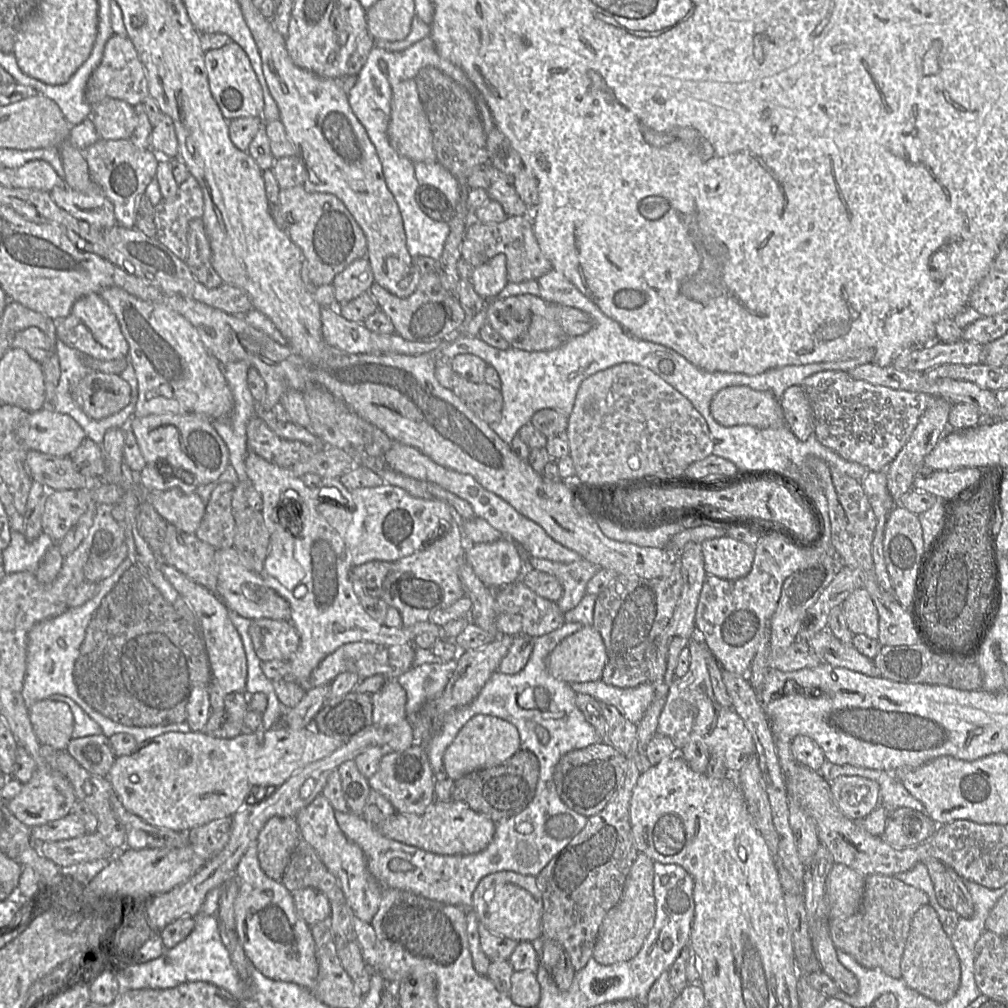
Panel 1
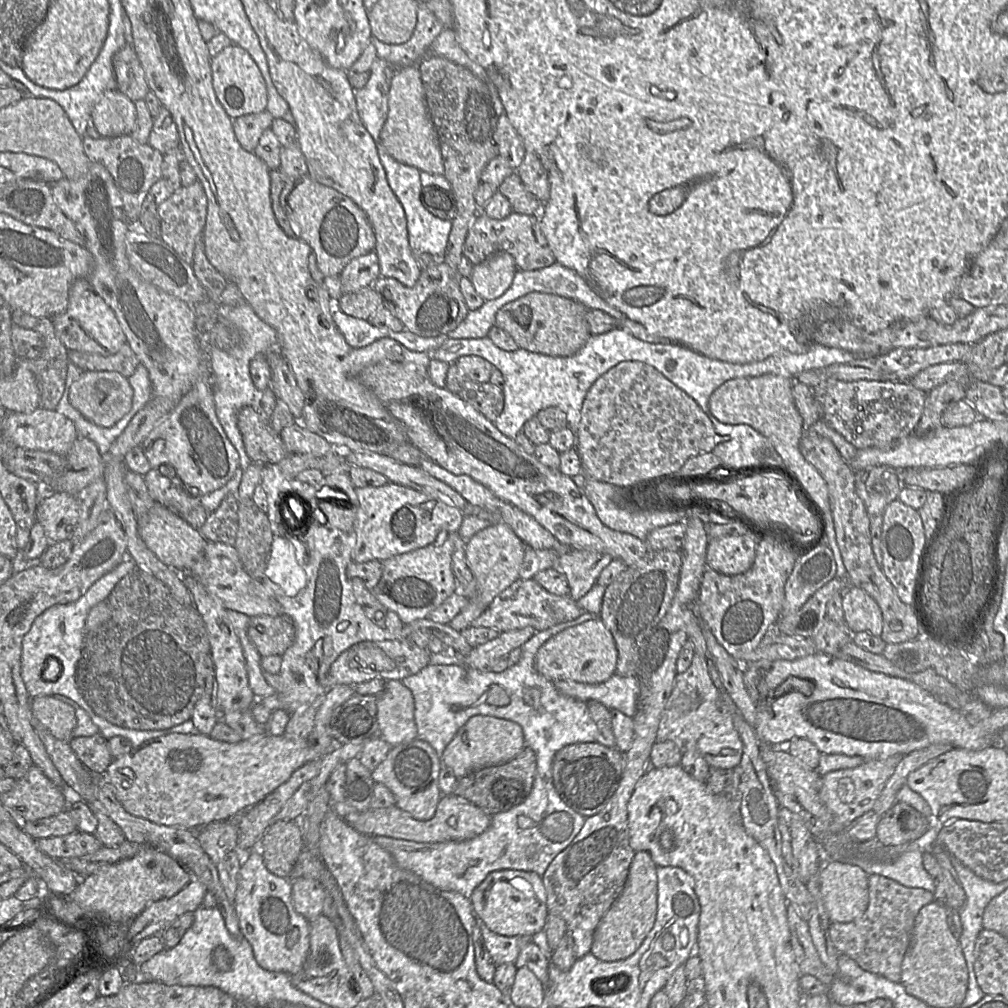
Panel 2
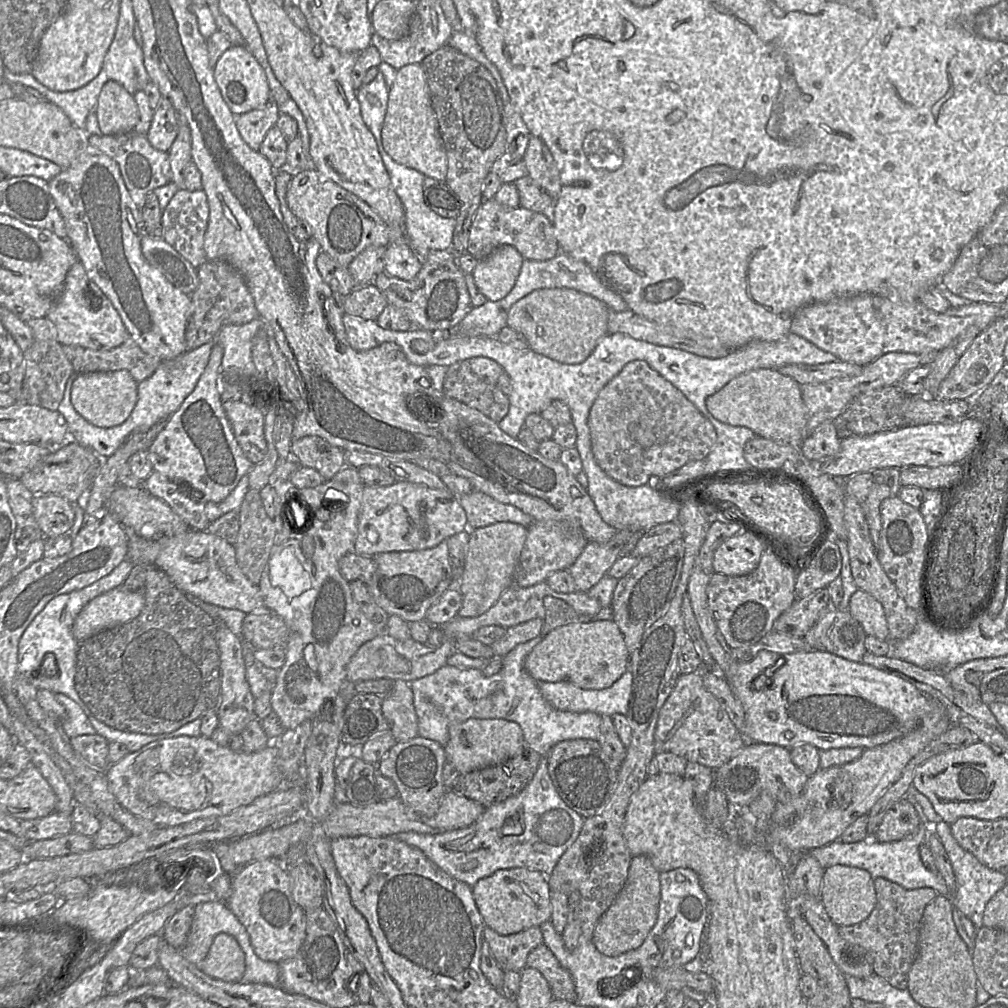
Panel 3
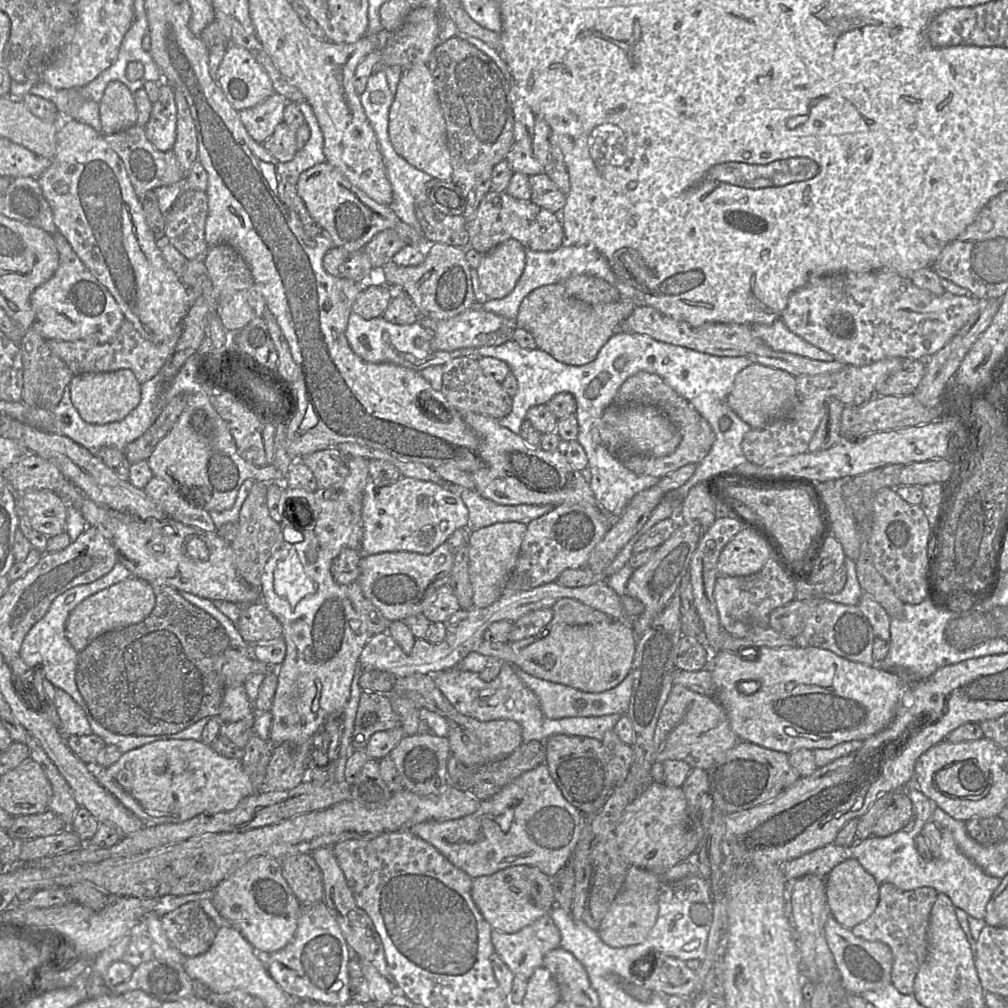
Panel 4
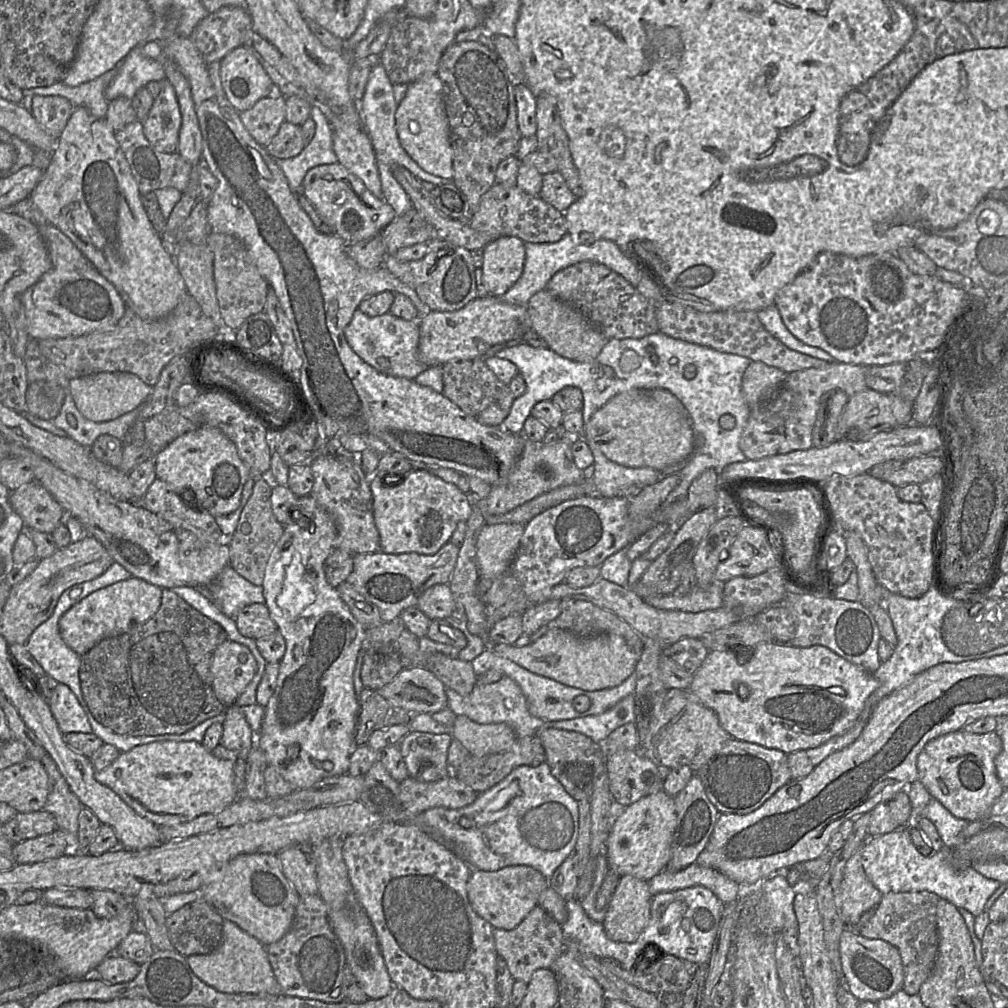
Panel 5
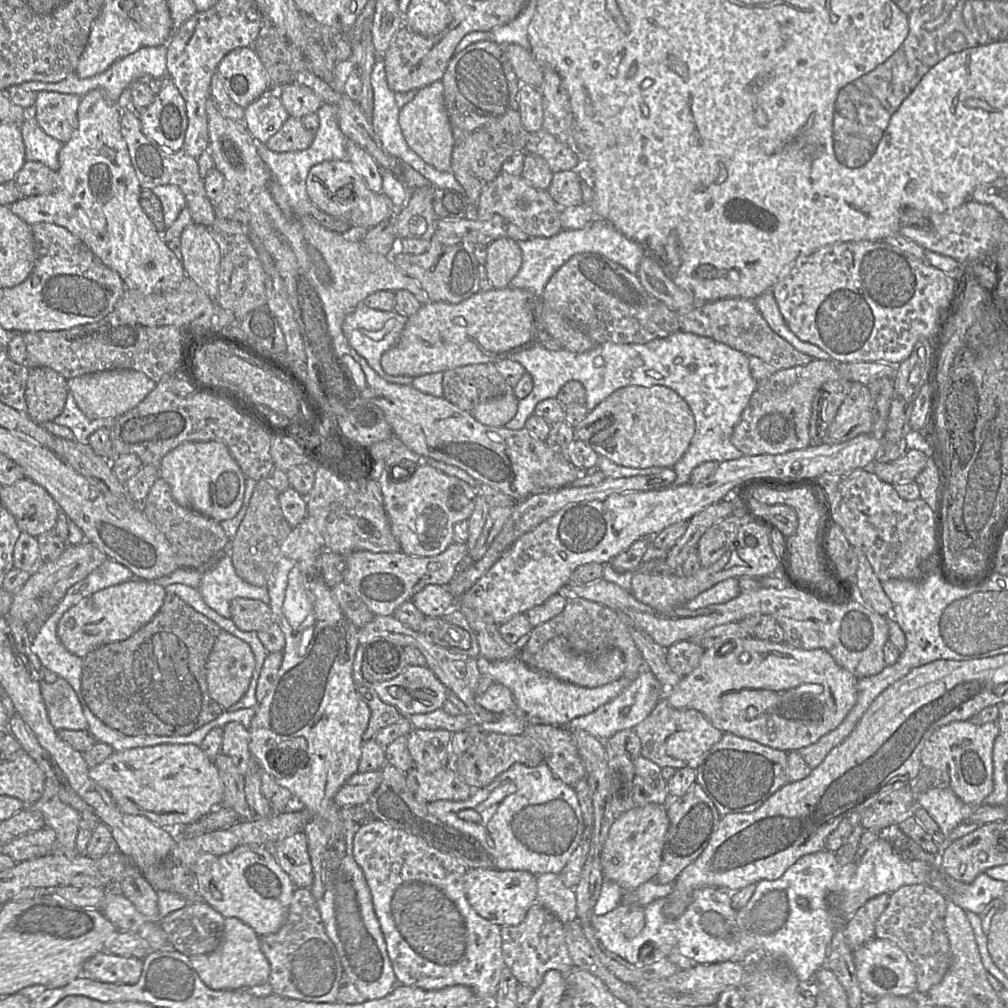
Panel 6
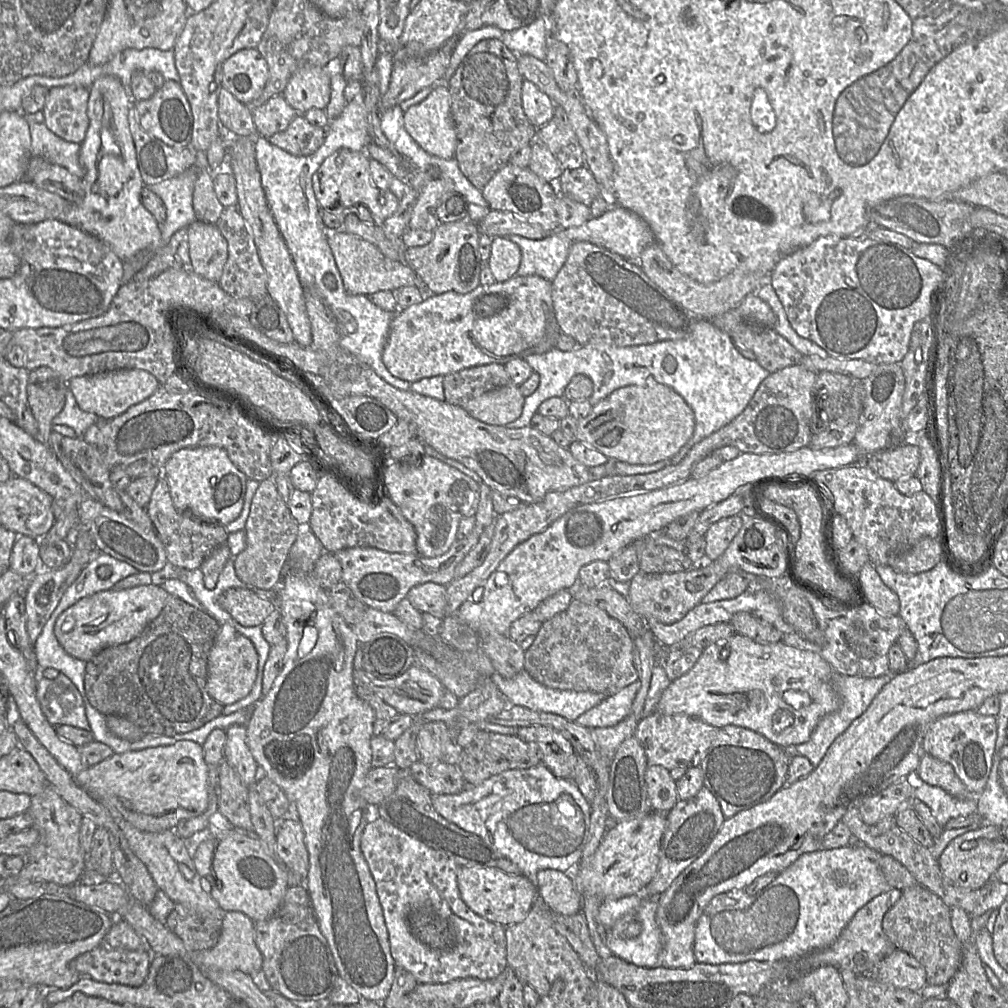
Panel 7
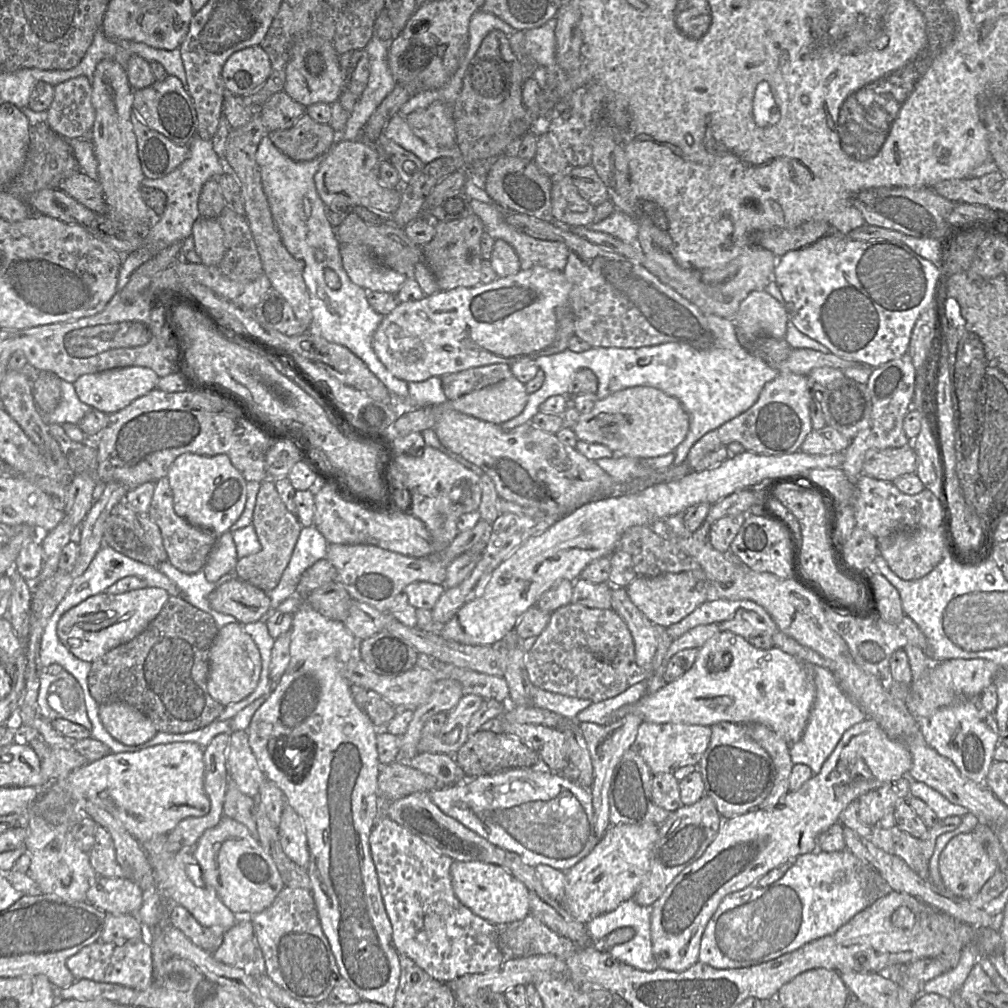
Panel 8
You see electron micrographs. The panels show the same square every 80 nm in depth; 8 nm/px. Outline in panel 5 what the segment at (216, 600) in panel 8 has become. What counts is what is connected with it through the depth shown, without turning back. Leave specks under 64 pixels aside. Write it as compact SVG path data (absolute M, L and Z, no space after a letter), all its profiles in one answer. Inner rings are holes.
M253 603L245 606L234 619L239 633L254 640L267 637L278 630L264 603Z

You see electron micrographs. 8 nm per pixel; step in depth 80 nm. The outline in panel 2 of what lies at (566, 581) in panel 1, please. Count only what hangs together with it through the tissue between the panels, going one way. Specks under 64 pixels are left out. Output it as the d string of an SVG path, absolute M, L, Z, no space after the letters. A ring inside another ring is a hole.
M571 549L558 555L552 569L564 574L569 585L569 596L578 601L595 584L601 571L613 560L609 554L594 550Z

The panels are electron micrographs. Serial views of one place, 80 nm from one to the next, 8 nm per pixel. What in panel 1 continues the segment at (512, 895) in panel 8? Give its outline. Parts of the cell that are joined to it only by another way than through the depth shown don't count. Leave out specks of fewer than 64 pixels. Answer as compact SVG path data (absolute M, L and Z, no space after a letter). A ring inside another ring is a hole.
M500 871L482 878L472 895L471 909L487 930L517 942L541 937L543 901L536 877Z

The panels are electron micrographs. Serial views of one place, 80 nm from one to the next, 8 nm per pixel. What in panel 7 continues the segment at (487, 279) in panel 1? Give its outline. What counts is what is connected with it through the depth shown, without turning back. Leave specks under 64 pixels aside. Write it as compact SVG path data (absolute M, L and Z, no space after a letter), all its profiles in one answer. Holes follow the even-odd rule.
M495 237L491 245L491 255L487 262L494 279L498 283L514 277L521 263L520 248L507 237Z

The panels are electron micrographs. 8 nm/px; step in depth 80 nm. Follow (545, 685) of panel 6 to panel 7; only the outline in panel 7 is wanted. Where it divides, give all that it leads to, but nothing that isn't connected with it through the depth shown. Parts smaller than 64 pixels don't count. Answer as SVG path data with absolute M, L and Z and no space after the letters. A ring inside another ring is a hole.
M525 669L512 678L504 678L498 672L493 673L489 678L508 700L510 705L556 714L572 722L575 722L580 715L598 705L605 698L603 694L591 691L577 692L546 687L534 680Z

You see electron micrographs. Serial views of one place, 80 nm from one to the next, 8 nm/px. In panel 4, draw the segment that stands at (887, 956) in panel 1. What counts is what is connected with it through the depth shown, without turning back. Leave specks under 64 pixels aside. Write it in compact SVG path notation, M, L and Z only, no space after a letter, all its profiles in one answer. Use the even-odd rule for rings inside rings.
M892 884L879 886L879 902L864 922L851 929L852 933L866 941L886 944L892 952L893 966L891 984L904 995L912 995L919 968L927 957L927 934L932 907L938 892L931 887L903 891Z

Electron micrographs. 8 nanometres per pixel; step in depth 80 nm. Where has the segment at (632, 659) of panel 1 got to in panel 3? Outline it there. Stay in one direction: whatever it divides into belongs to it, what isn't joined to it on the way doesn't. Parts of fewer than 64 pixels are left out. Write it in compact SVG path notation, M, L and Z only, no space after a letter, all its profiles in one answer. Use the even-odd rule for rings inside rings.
M677 539L641 557L638 564L618 580L610 606L611 619L619 627L630 655L636 649L644 632L668 609L680 579L684 552L683 539Z

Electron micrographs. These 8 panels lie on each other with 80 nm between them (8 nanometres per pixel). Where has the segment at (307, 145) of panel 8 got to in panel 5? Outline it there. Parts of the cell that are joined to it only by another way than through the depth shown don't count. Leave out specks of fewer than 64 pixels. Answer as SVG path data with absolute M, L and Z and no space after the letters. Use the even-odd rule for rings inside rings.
M284 121L265 147L274 159L289 159L297 156L305 146L301 126Z

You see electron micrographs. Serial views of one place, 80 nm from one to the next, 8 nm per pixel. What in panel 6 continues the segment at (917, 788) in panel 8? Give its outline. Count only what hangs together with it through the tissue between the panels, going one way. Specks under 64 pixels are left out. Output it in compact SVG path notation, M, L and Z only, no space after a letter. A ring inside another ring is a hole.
M929 787L925 792L916 795L916 805L928 812L941 829L945 839L977 808L964 803L948 787Z

